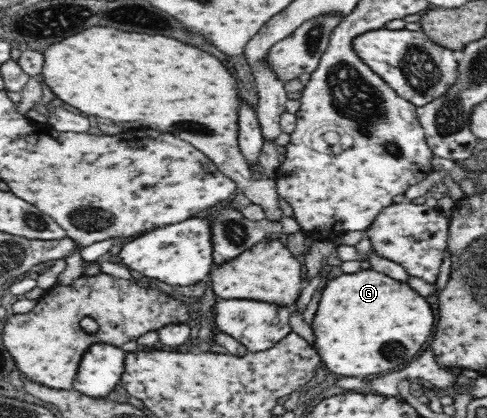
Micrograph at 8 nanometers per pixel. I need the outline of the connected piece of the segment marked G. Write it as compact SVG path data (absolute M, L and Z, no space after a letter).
M372 268L330 278L322 290L311 330L315 336L313 348L329 372L365 380L381 376L381 372L384 374L387 370L401 370L415 358L415 354L423 348L423 342L431 334L435 320L425 298L415 294L404 282L401 284Z

